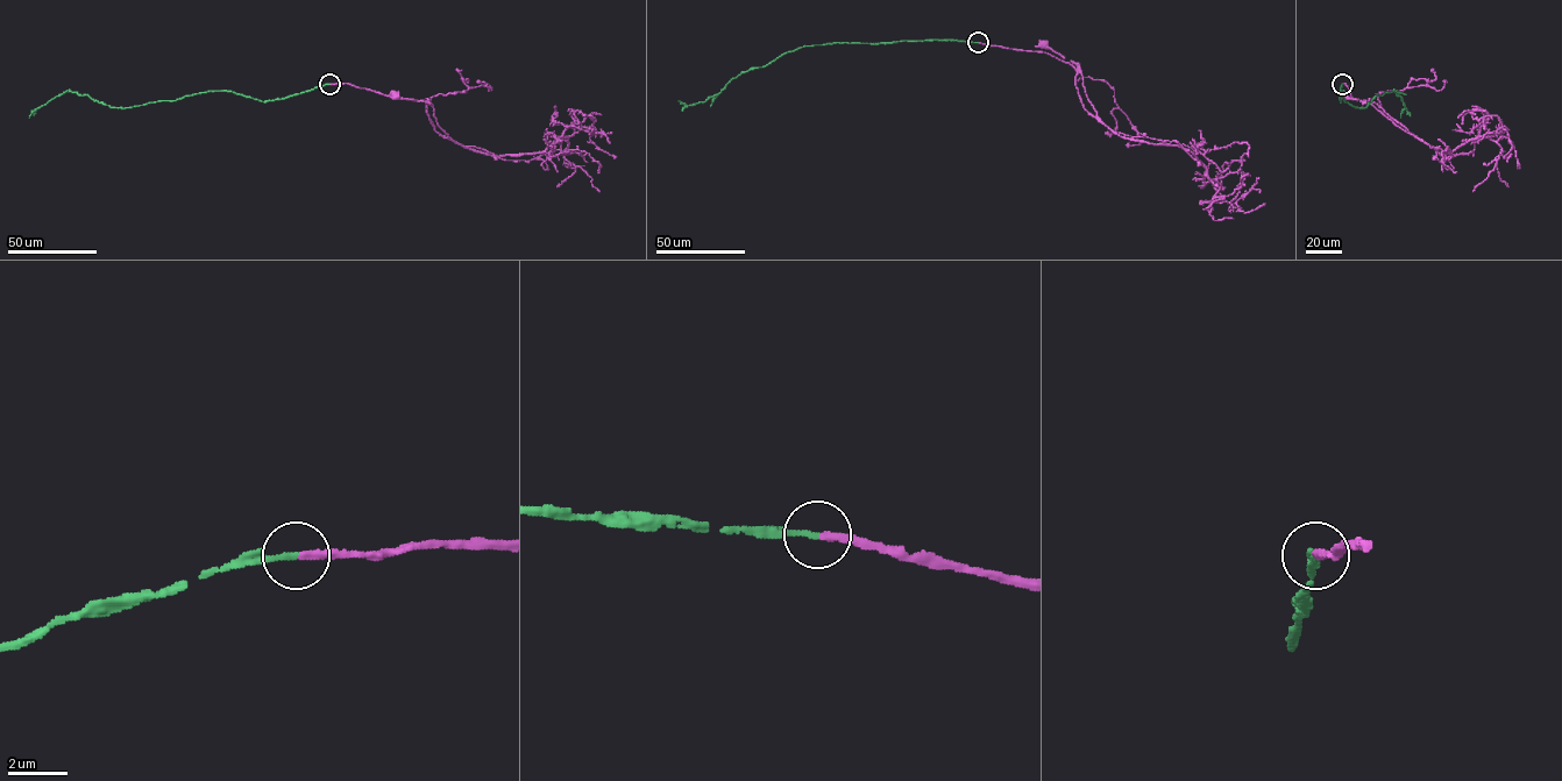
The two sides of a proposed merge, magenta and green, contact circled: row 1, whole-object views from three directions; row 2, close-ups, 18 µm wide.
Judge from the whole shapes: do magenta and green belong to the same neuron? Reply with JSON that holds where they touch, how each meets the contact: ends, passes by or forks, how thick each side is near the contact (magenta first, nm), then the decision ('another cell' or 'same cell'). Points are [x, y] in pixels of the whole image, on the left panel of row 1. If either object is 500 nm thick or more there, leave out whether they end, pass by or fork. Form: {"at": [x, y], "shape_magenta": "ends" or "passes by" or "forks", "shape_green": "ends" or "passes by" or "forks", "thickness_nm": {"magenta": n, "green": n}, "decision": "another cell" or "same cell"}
{"at": [329, 84], "shape_magenta": "ends", "shape_green": "ends", "thickness_nm": {"magenta": 280, "green": 200}, "decision": "same cell"}

